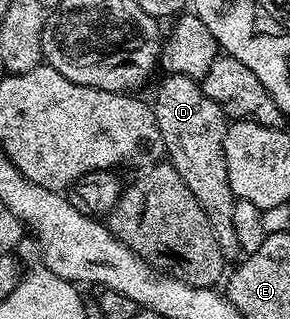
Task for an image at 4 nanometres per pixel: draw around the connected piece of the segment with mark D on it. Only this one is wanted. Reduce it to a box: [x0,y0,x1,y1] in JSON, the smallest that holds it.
[152,73,240,258]

